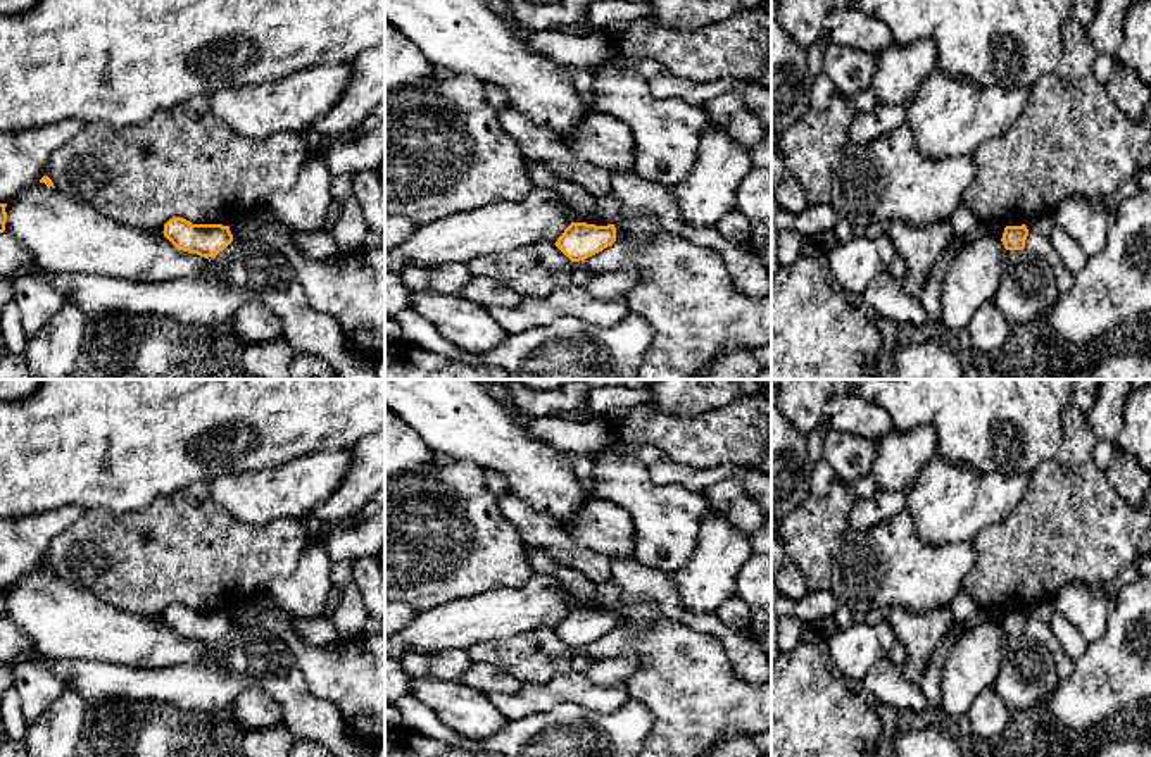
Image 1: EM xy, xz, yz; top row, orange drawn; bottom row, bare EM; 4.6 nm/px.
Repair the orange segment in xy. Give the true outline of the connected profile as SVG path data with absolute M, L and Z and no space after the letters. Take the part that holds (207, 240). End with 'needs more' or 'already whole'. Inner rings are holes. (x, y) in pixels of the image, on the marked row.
M183 217L169 219L162 233L178 250L205 259L216 257L233 241L230 226L192 224Z | already whole

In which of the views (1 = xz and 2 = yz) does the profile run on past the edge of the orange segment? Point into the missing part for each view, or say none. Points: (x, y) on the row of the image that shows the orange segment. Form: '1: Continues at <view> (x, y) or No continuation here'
1: No continuation here
2: No continuation here

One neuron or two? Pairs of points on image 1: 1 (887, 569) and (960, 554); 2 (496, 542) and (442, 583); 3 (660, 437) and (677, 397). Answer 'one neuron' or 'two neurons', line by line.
1: one neuron
2: one neuron
3: two neurons

